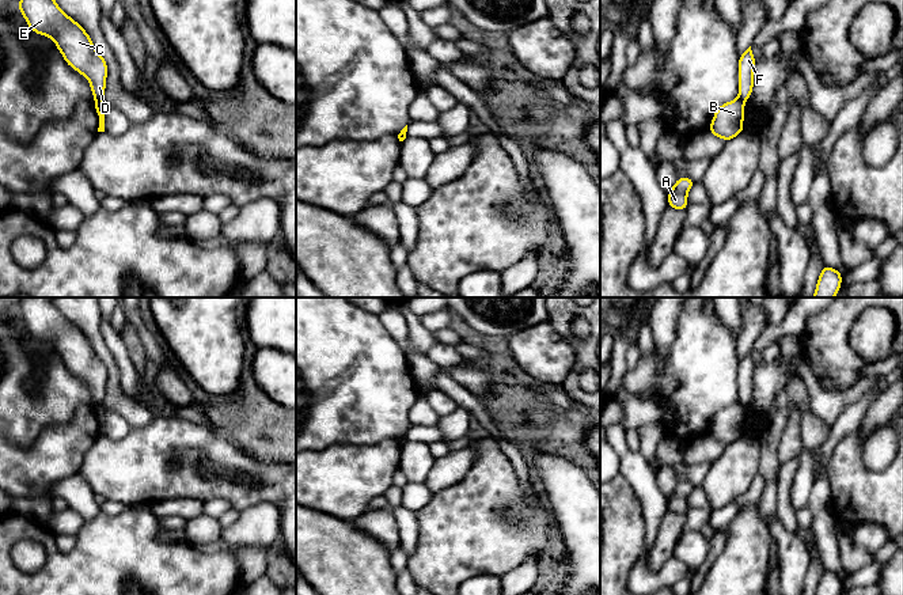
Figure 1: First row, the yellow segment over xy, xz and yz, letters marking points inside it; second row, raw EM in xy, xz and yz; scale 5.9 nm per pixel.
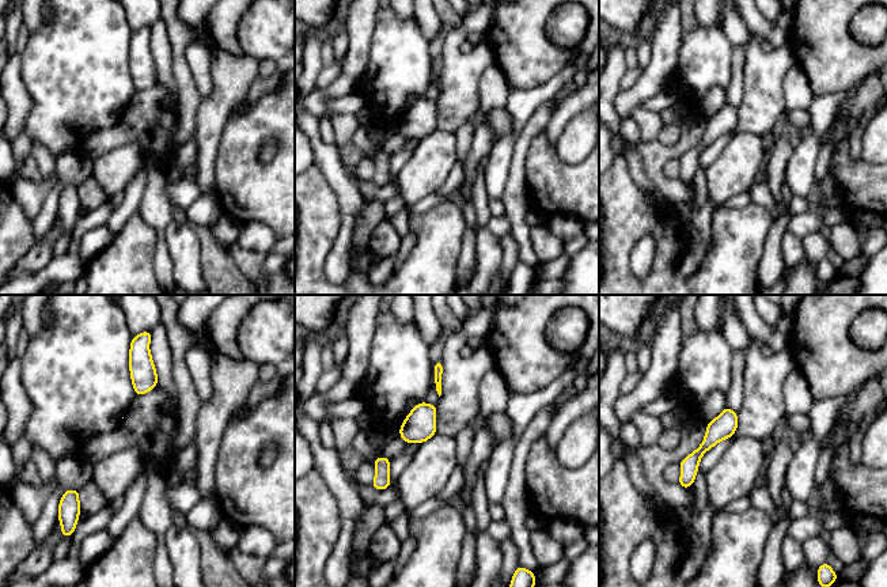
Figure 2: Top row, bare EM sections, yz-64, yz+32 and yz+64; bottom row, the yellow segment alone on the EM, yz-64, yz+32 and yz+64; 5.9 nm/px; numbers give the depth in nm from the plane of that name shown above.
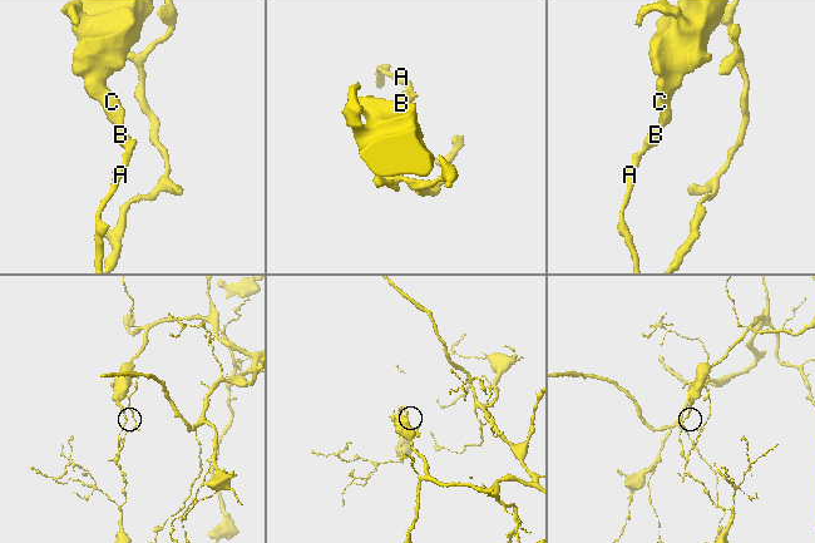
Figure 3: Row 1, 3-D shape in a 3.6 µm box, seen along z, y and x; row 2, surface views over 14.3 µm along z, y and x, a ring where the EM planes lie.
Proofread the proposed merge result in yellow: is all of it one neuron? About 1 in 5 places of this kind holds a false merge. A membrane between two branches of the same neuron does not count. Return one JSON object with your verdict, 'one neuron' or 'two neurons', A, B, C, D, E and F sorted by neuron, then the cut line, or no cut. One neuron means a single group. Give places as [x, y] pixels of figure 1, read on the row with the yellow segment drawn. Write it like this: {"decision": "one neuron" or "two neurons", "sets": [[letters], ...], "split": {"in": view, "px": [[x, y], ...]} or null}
{"decision": "two neurons", "sets": [["A", "B"], ["C", "D", "E", "F"]], "split": {"in": "xy", "px": [[95, 99], [101, 101]]}}

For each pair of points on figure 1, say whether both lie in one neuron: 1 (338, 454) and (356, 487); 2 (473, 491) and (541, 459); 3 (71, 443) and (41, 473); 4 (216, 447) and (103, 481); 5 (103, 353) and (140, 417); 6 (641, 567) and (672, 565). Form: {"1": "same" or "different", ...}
{"1": "same", "2": "different", "3": "same", "4": "same", "5": "same", "6": "same"}

